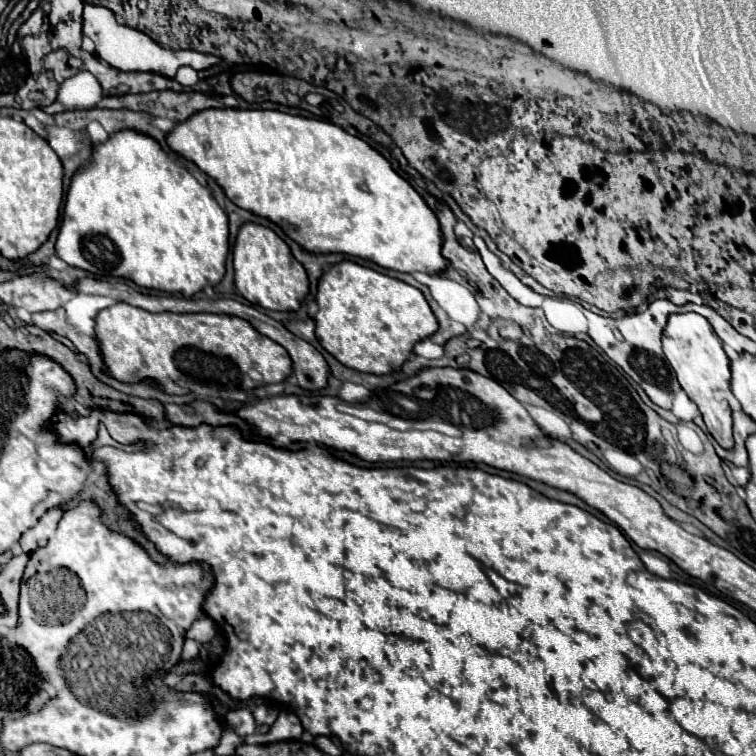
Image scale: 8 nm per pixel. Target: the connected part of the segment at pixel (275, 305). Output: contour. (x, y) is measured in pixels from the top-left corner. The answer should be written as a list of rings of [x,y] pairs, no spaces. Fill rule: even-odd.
[[[245,222],[239,228],[233,246],[235,286],[245,300],[269,310],[299,310],[301,300],[309,294],[305,268],[293,258],[289,246],[267,226]]]

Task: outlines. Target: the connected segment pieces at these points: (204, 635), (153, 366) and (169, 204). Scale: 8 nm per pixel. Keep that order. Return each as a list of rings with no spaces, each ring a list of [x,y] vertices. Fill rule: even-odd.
[[[201,614],[201,616],[193,622],[193,626],[187,630],[185,636],[191,638],[191,640],[195,640],[195,642],[205,644],[205,642],[209,642],[209,640],[215,636],[215,632],[217,632],[215,622],[211,622],[211,618],[207,618],[205,614]]]
[[[117,302],[97,314],[97,340],[101,342],[101,352],[105,364],[111,374],[115,374],[123,382],[137,382],[143,378],[153,378],[165,392],[169,394],[185,394],[185,388],[173,384],[173,380],[185,380],[195,384],[207,384],[223,390],[243,390],[251,392],[265,384],[283,382],[291,374],[291,356],[283,346],[273,342],[271,338],[257,332],[247,320],[227,314],[173,314],[161,312],[153,314],[137,306],[129,306],[125,302]]]
[[[119,130],[119,134],[111,134],[107,142],[95,144],[91,162],[73,174],[55,254],[69,266],[83,268],[97,278],[111,274],[133,280],[143,288],[189,298],[207,284],[215,286],[225,274],[225,258],[229,254],[227,214],[213,200],[209,190],[201,186],[187,168],[179,166],[155,138],[135,134],[135,130]]]

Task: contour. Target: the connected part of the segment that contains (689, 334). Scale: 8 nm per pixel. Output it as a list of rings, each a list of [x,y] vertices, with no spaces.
[[[685,312],[669,316],[661,340],[663,340],[663,352],[669,364],[673,366],[681,388],[697,404],[709,434],[719,442],[719,446],[729,450],[733,446],[733,420],[731,420],[731,408],[725,398],[725,390],[729,390],[731,370],[729,370],[729,358],[723,350],[719,336],[713,332],[711,324],[701,314]]]

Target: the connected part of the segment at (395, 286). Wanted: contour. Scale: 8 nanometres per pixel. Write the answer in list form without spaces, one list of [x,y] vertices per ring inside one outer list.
[[[351,260],[337,262],[327,272],[323,272],[317,284],[315,302],[319,306],[315,314],[315,334],[319,338],[319,344],[347,368],[355,368],[359,372],[369,372],[379,376],[399,370],[401,364],[411,354],[413,346],[419,340],[435,334],[439,326],[425,296],[417,288],[387,274],[381,274],[377,270],[359,266]]]

